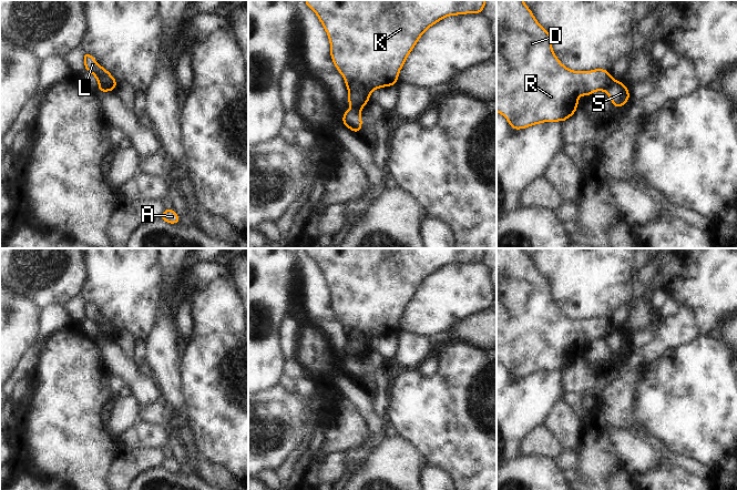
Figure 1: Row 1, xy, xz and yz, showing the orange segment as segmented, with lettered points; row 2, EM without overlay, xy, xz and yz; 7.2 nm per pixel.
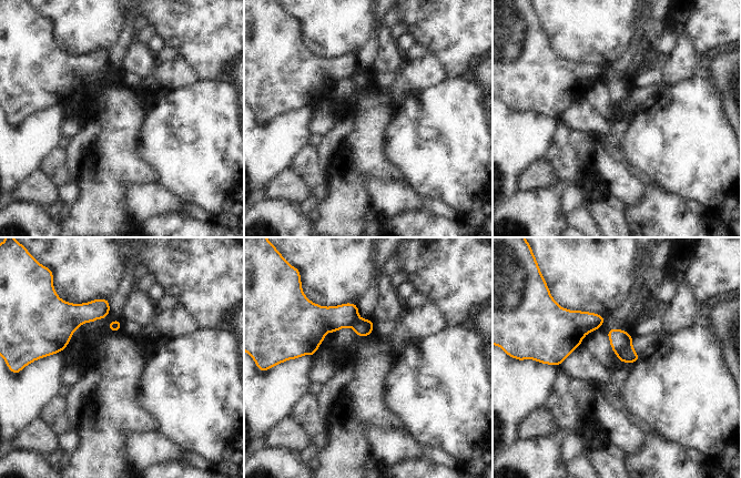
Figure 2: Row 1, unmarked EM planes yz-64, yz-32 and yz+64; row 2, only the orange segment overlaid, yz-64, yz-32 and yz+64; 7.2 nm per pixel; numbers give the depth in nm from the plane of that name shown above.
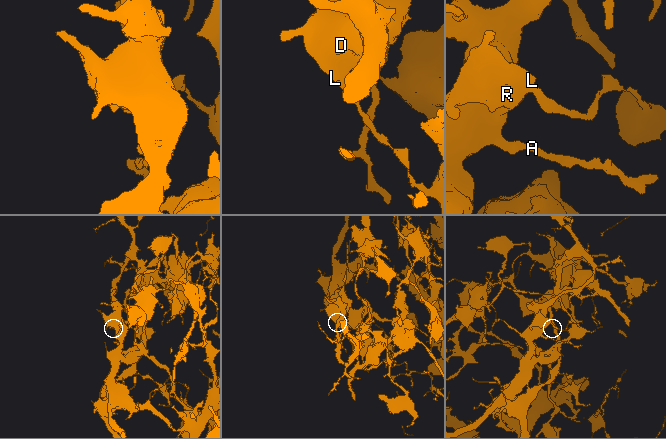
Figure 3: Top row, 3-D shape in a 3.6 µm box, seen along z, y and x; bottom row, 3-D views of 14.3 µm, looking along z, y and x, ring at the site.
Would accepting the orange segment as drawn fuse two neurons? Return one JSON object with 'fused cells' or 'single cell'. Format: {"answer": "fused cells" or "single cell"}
{"answer": "fused cells"}

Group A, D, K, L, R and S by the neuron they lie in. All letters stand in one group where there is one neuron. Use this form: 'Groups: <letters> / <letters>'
Groups: A D K L R / S

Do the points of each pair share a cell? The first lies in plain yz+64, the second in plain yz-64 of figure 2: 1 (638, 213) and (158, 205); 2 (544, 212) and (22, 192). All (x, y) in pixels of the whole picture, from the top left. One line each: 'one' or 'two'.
1: two
2: two

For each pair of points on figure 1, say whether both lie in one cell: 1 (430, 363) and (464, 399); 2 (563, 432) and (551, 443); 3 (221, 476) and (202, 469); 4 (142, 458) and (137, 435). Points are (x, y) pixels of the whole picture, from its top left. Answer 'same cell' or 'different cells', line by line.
1: different cells
2: different cells
3: same cell
4: different cells

